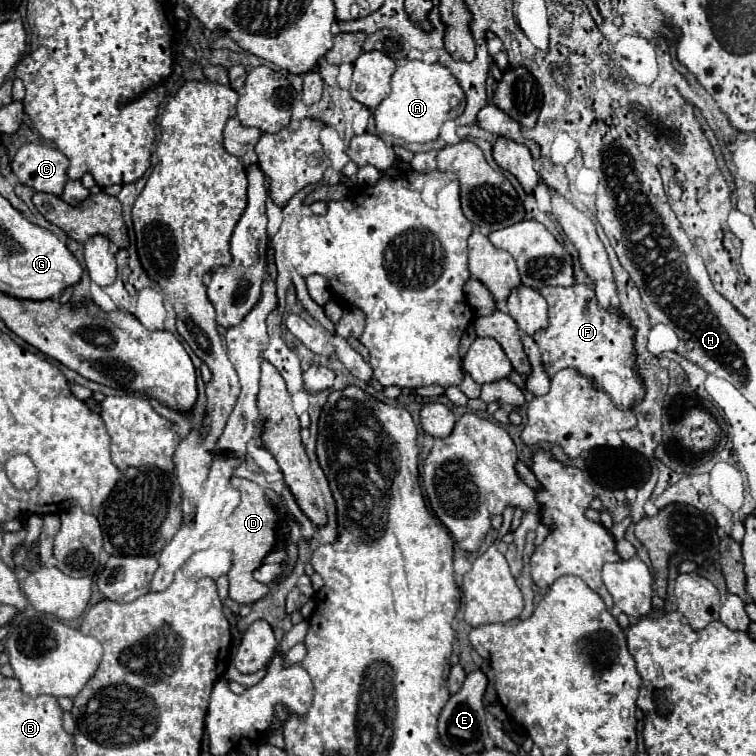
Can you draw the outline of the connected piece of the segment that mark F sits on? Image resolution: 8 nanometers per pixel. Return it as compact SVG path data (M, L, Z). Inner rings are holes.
M573 284L569 288L545 286L539 290L549 304L549 326L533 338L543 354L547 374L553 376L561 368L577 368L583 376L591 376L595 388L607 392L617 408L631 408L643 400L645 388L637 380L633 362L633 326L621 324L617 314L609 314L597 306L595 292L589 284Z

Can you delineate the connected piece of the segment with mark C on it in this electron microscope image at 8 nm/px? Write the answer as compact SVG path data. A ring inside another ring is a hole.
M35 142L23 144L11 160L11 170L23 184L55 196L61 196L69 180L67 168L69 158L63 152Z

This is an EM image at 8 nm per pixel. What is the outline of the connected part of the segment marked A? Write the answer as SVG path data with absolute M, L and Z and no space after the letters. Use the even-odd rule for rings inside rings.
M409 60L397 66L391 78L389 96L373 110L375 128L379 134L401 138L403 142L431 142L439 136L445 120L461 116L465 110L465 94L455 76L441 64L425 64Z

